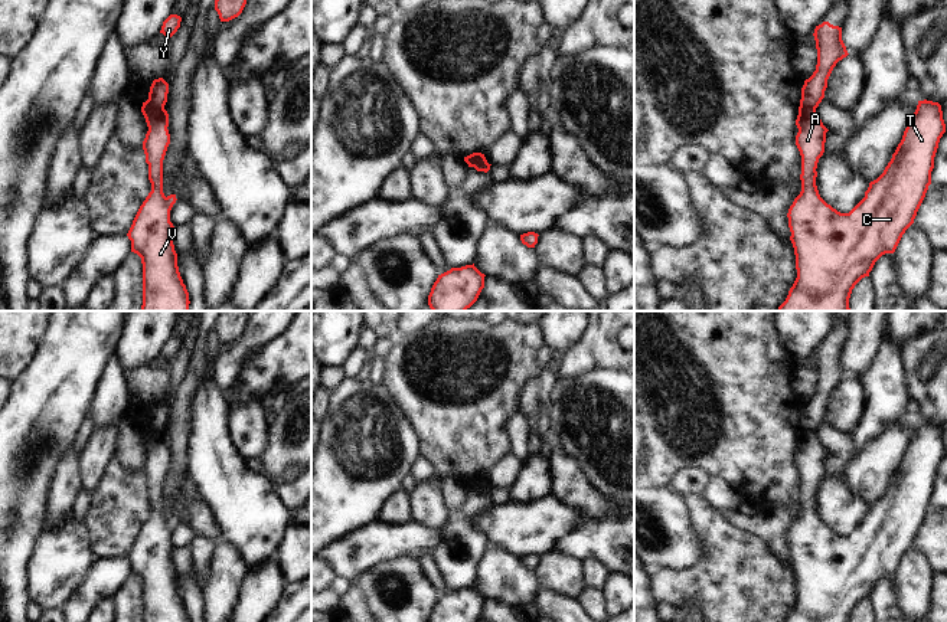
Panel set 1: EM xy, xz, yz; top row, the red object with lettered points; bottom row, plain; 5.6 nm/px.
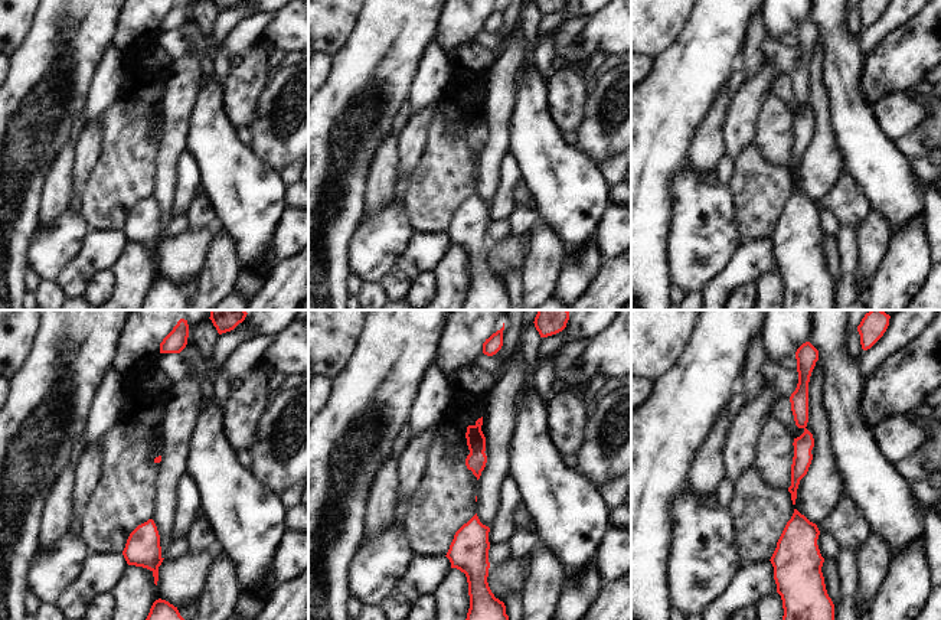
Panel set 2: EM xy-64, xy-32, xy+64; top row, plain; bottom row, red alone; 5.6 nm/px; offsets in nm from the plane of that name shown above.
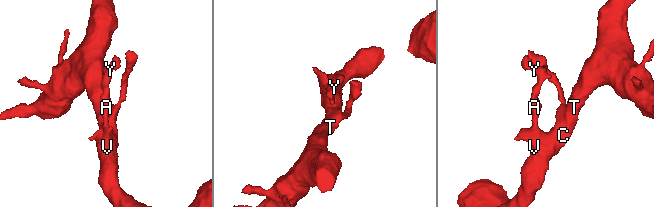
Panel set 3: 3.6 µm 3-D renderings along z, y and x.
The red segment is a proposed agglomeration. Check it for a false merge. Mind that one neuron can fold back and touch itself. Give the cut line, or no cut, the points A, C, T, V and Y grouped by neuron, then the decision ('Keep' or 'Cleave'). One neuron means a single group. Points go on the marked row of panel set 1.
Split along xy (146, 101), (163, 108). Groups: A C T V / Y. Cleave

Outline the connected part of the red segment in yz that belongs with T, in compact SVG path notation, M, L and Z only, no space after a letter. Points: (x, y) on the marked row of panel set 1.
M918 101L917 109L907 124L902 140L898 144L884 173L869 183L865 197L849 212L840 213L827 204L816 186L817 163L824 153L826 132L829 131L819 118L816 108L799 107L796 120L799 132L796 145L801 156L801 191L788 209L790 240L796 255L797 278L778 311L850 311L849 298L855 285L869 276L875 262L885 253L894 253L905 230L914 223L917 212L931 184L931 171L940 138L946 132L941 105L933 101Z

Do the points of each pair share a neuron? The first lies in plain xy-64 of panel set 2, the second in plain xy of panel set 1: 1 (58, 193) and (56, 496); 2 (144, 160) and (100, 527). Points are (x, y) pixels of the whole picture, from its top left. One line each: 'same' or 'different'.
1: same
2: same

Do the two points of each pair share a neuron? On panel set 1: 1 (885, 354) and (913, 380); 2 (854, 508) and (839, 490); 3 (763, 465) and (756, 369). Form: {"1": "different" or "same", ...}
{"1": "different", "2": "same", "3": "same"}

